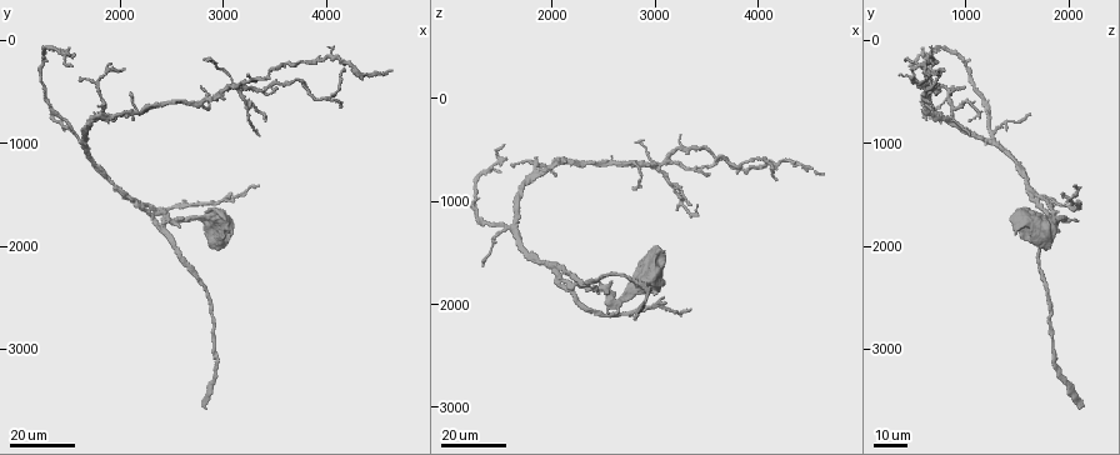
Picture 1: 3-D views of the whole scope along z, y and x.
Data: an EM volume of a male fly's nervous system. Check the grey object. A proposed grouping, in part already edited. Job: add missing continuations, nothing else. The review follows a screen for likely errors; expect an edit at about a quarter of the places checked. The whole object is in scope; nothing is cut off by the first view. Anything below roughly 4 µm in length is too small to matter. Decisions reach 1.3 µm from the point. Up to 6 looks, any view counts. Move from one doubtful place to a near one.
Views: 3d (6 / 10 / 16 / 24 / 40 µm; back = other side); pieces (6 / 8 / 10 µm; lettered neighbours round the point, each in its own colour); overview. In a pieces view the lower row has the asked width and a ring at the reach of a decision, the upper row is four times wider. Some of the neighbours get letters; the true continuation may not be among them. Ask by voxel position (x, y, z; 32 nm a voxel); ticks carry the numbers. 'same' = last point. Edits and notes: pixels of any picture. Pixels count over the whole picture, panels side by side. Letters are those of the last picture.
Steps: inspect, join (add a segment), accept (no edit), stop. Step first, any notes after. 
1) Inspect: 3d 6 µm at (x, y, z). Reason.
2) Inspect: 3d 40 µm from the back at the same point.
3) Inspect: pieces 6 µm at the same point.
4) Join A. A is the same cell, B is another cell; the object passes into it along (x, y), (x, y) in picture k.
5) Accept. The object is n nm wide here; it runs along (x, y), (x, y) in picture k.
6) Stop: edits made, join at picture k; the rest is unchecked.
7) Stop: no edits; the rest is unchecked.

Inspect: 3d 24 µm at (3360, 1420, 2060). End of a long branch.

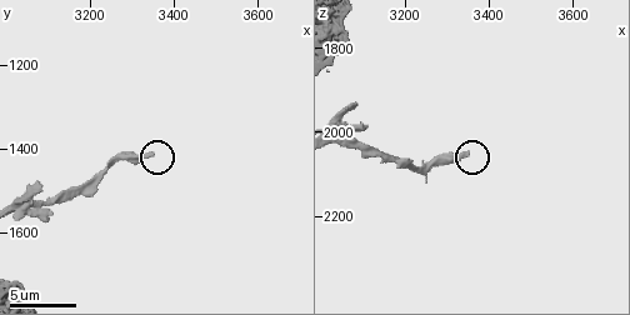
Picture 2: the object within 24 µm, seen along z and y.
Inspect: pieces 8 µm at (3350, 1420, 2055). What lies round it.

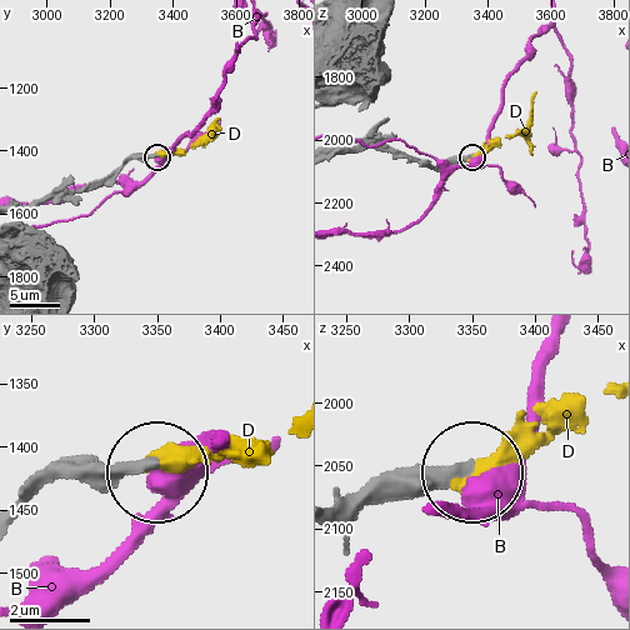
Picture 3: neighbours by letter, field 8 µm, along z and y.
Join D. The object is 350 nm wide here; D is the same cell, B is another cell; the object passes into it along (126, 161), (181, 151), (221, 129) in picture 3; the neuron continues.

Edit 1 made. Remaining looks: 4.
Inspect: overview.

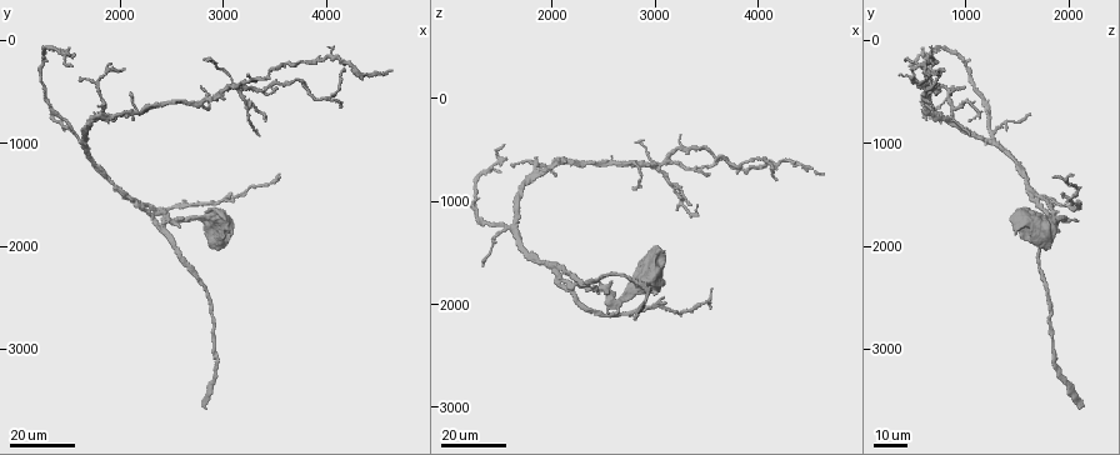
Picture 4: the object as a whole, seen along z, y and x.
Inspect: 3d 16 µm at (3080, 1500, 1960). An open end.

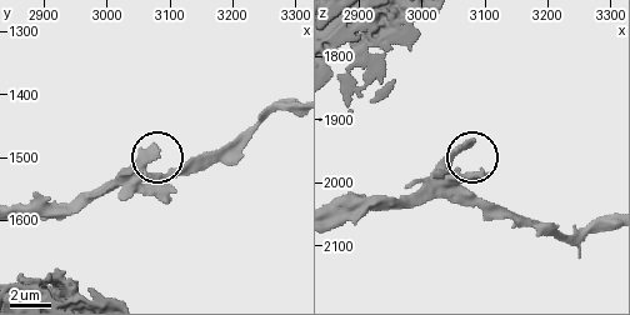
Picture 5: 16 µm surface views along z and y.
Inspect: pieces 10 µm at (3075, 1490, 1935).

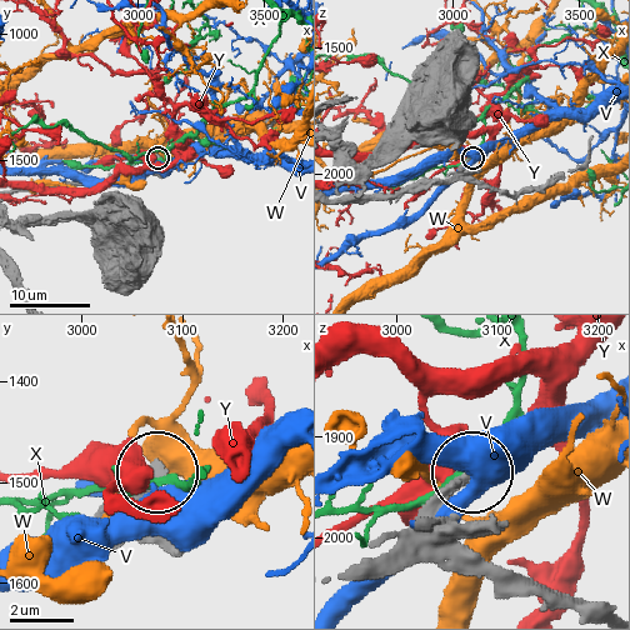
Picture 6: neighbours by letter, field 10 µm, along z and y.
Accept. V, W, X and Y are other cells; no lettered segment goes on from it.

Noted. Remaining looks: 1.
Stop: edits made, join at picture 3; the rest is unchecked.

